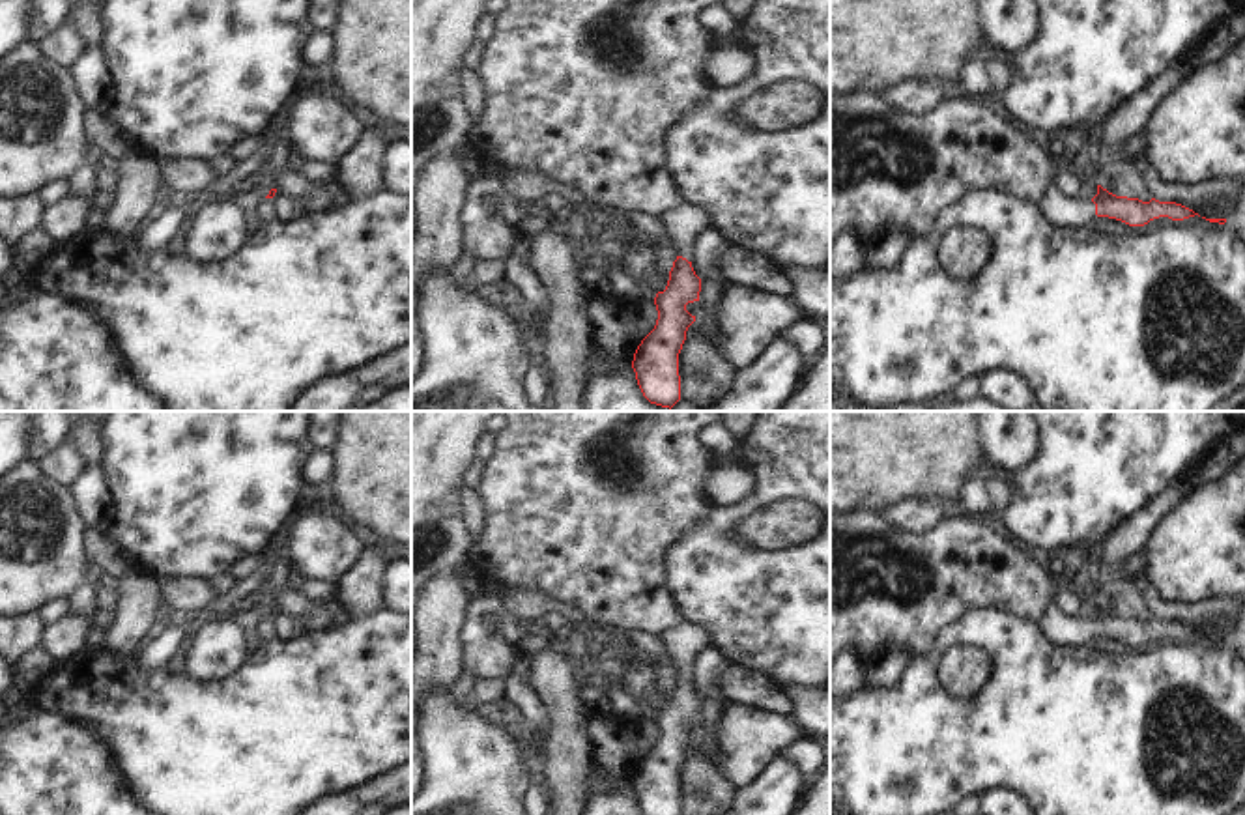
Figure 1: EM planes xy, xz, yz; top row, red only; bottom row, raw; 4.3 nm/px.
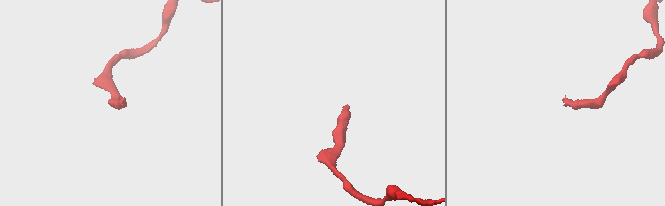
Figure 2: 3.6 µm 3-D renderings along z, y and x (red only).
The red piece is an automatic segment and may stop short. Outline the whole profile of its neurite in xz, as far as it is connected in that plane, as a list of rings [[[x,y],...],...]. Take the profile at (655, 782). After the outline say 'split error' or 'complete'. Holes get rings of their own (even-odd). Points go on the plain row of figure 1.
[[[686,621],[669,626],[656,637],[679,675],[665,708],[654,716],[658,738],[637,765],[632,787],[643,815],[680,815],[679,772],[688,746],[695,740],[686,723],[699,720],[701,710],[701,697],[692,686],[692,669],[695,656],[707,649],[707,637],[703,628]]]; split error

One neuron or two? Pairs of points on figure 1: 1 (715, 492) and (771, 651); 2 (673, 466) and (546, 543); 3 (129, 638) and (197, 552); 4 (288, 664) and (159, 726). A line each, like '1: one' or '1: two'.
1: two
2: one
3: two
4: one

